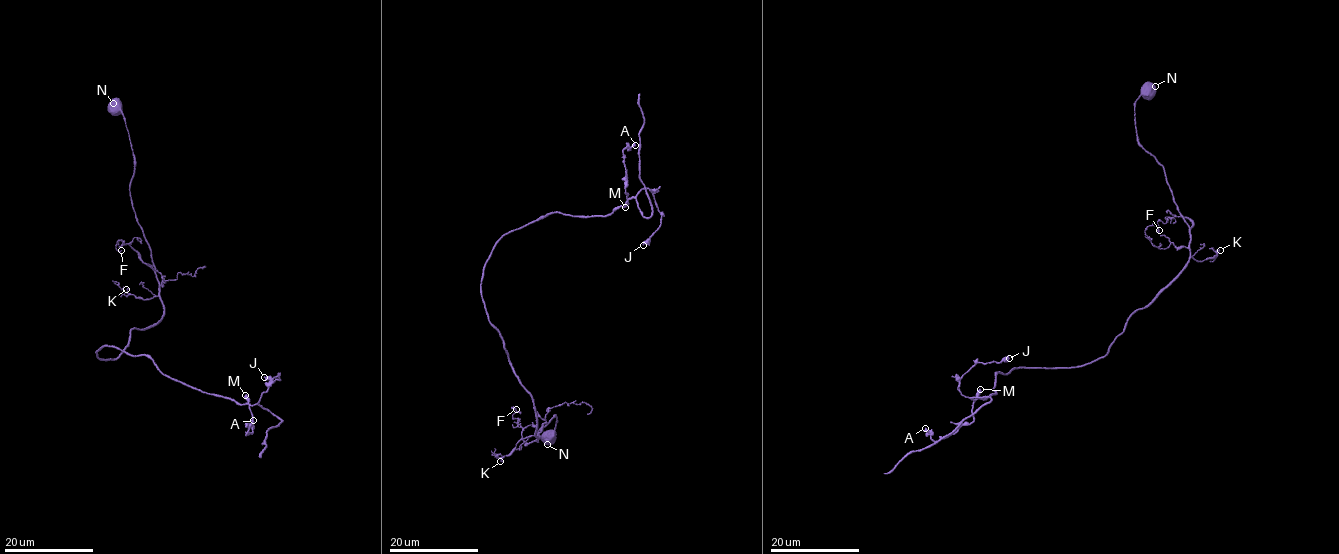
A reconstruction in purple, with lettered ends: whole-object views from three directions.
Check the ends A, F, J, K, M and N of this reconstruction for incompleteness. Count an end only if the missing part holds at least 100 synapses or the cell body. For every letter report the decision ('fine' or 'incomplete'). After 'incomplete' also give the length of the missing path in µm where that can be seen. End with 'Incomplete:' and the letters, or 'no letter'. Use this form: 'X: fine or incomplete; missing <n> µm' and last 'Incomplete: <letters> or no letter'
A: fine
F: fine
J: fine
K: fine
M: fine
N: fine
Incomplete: no letter

